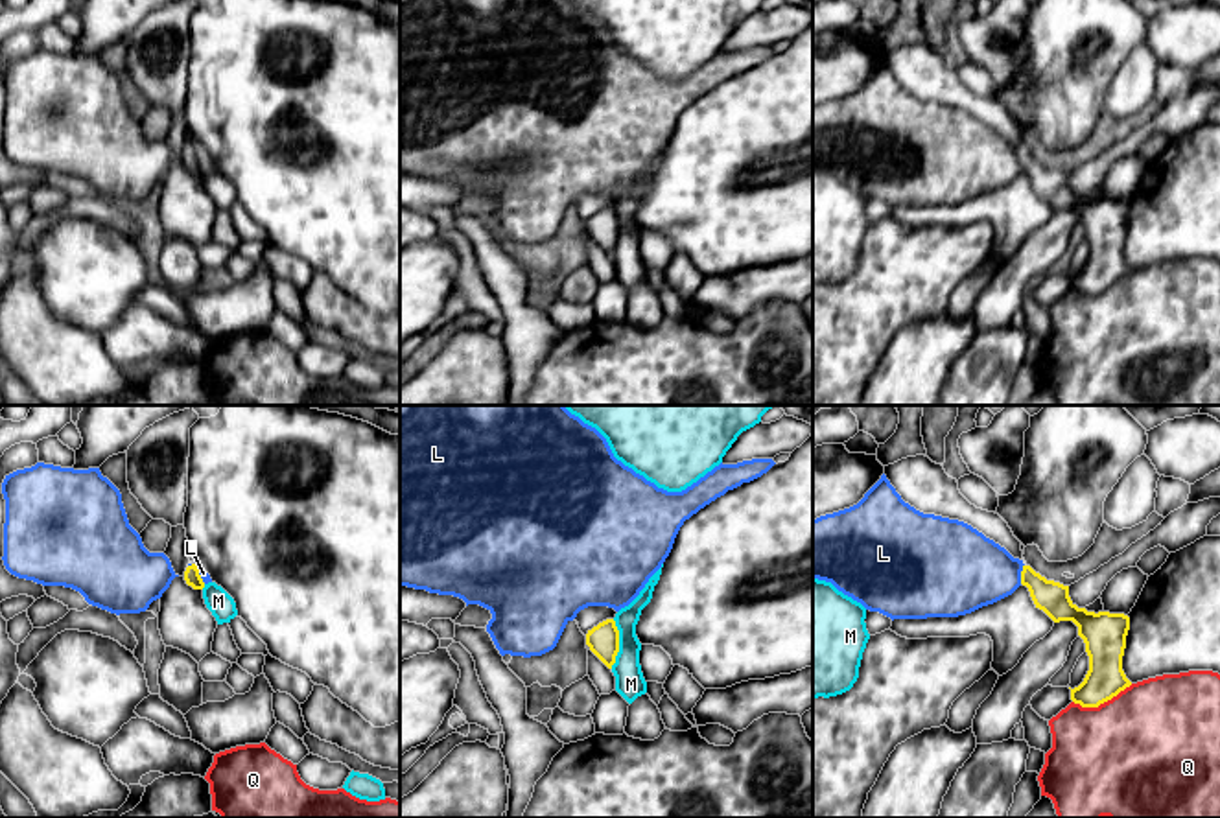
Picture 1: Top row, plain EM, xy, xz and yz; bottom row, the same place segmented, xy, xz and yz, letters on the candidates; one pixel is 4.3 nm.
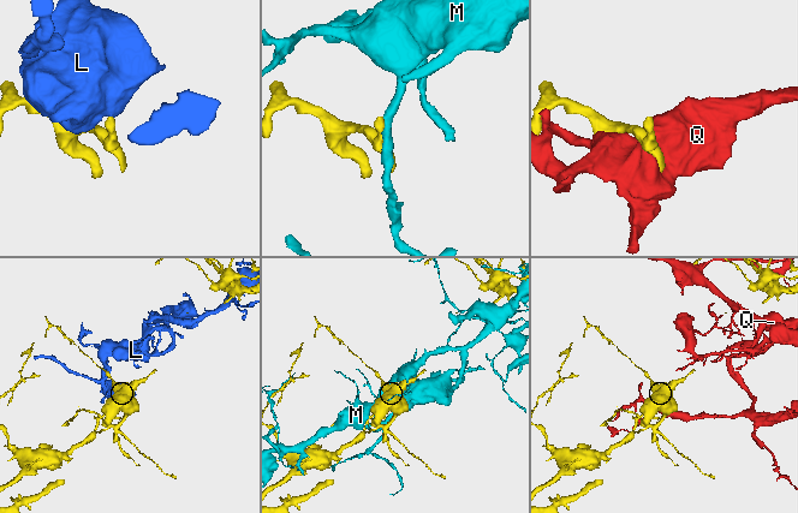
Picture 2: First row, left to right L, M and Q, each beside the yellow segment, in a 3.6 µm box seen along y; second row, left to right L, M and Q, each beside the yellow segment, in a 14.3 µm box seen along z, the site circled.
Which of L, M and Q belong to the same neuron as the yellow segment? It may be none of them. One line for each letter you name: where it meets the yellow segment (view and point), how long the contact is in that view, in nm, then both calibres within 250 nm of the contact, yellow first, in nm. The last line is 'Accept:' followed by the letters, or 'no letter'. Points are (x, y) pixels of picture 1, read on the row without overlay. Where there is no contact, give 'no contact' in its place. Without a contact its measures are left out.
Accept: no letter

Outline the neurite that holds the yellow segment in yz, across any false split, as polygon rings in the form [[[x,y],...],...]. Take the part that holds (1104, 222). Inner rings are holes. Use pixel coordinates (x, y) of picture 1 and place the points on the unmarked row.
[[[1023,153],[1021,171],[1028,175],[1036,195],[1054,210],[1073,208],[1085,230],[1089,258],[1084,269],[1071,276],[1071,287],[1082,295],[1098,295],[1132,273],[1122,258],[1122,243],[1130,204],[1124,201],[1087,199],[1069,184],[1069,173],[1047,168],[1030,153]]]

